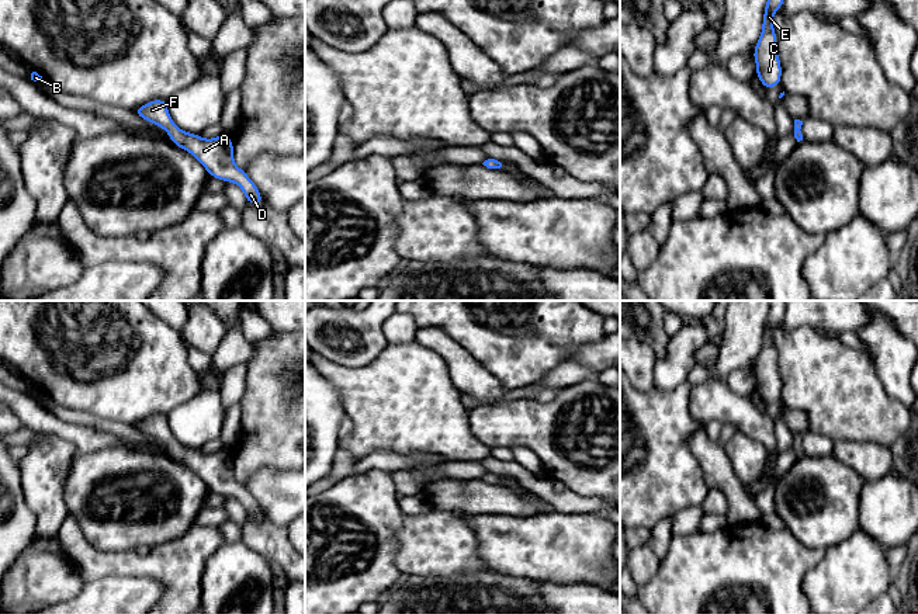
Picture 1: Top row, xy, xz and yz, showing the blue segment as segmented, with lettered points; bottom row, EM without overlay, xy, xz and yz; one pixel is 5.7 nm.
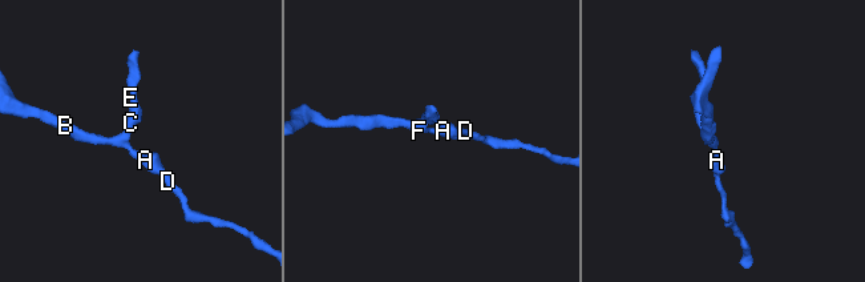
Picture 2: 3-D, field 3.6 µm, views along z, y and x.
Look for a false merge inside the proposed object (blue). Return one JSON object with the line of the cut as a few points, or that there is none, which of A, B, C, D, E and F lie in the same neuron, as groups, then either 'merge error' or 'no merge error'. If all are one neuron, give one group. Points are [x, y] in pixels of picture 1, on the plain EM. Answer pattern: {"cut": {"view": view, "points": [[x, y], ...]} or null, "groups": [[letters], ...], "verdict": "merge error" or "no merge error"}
{"cut": null, "groups": [["A", "B", "C", "D", "E", "F"]], "verdict": "no merge error"}

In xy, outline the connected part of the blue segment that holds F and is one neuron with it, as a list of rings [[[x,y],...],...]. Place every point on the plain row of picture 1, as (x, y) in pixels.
[[[152,414],[134,427],[142,434],[163,443],[169,448],[170,455],[191,468],[205,482],[209,490],[225,497],[232,496],[238,499],[249,518],[263,518],[263,511],[256,499],[235,479],[233,458],[229,451],[221,450],[212,454],[204,454],[200,450],[180,444],[167,426],[166,414]]]

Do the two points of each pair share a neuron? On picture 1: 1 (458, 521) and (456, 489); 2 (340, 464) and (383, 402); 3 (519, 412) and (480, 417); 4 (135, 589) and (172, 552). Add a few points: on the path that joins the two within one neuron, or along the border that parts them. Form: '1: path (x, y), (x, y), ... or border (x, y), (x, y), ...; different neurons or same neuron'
1: border (433, 505), (446, 510), (463, 510), (470, 514); different neurons
2: border (350, 420), (350, 433), (343, 447), (356, 460); different neurons
3: path (509, 417), (489, 417); same neuron
4: border (114, 575), (152, 578), (162, 586), (162, 596); different neurons

